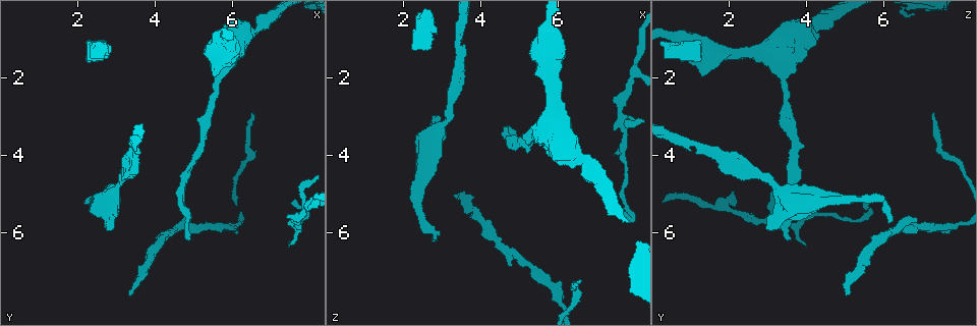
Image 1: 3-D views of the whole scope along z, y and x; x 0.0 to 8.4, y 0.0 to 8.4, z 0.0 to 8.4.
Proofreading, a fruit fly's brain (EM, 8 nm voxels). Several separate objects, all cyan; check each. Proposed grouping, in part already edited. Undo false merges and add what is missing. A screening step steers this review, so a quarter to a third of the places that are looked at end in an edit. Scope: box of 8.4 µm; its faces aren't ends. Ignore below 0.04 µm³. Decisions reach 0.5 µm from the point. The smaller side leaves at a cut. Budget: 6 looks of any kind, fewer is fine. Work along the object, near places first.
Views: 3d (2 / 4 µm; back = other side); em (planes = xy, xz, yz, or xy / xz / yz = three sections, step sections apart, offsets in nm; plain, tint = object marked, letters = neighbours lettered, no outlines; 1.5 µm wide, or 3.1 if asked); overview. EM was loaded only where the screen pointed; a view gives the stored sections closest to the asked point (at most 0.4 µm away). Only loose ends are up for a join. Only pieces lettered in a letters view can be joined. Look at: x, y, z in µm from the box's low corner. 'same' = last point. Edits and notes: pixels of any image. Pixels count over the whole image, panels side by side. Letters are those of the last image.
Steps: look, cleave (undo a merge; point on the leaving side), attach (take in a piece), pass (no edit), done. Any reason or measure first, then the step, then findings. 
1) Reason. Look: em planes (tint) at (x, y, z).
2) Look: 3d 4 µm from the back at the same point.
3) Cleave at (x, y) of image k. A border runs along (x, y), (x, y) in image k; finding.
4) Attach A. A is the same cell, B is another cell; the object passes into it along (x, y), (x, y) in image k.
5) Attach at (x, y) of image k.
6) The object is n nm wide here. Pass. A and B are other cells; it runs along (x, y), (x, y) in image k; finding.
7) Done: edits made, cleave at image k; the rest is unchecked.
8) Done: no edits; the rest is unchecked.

Branch stops here. Look: em xz step 4 (tint) at (2.80, 5.90, 3.00).

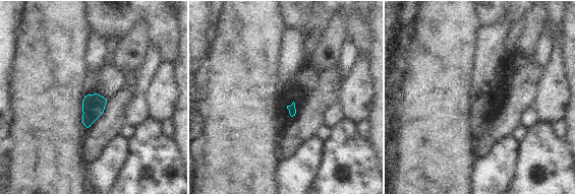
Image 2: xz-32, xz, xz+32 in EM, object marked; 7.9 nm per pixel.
Look: em planes (letters) at the same point.

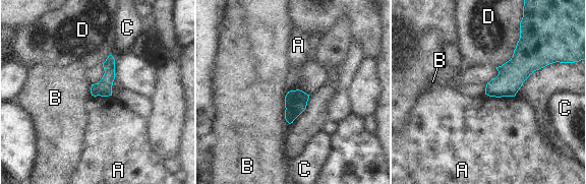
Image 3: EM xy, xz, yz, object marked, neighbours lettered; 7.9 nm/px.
The longest contact is with D, 360 nm. Pass. A, B, C and D are other cells; a border runs along (485, 94), (491, 97), (514, 97) in image 3; no lettered piece goes on from it.

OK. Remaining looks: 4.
Thin end. Look: em planes (letters) at (3.30, 7.65, 5.00).

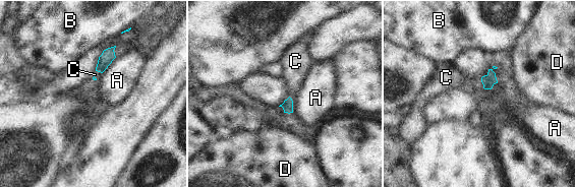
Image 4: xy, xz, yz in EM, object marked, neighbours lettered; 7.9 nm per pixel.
Attach C. C is the same cell, A, B and D are other cells; the neuron continues.

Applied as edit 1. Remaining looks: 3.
Done: edits made, attach at image 4; the rest is unchecked.

